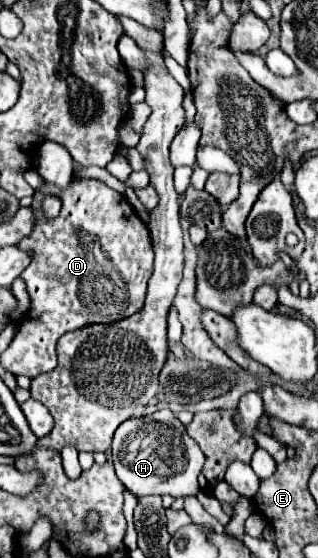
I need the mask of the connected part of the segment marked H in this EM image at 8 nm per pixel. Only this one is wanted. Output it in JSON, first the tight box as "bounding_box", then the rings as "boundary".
{"bounding_box":[111,410,205,498],"boundary":[[[159,410],[153,416],[123,422],[113,436],[111,450],[117,478],[139,498],[147,494],[195,496],[201,492],[197,478],[201,474],[205,456],[195,440],[187,436],[185,426],[173,416],[171,410]]]}

